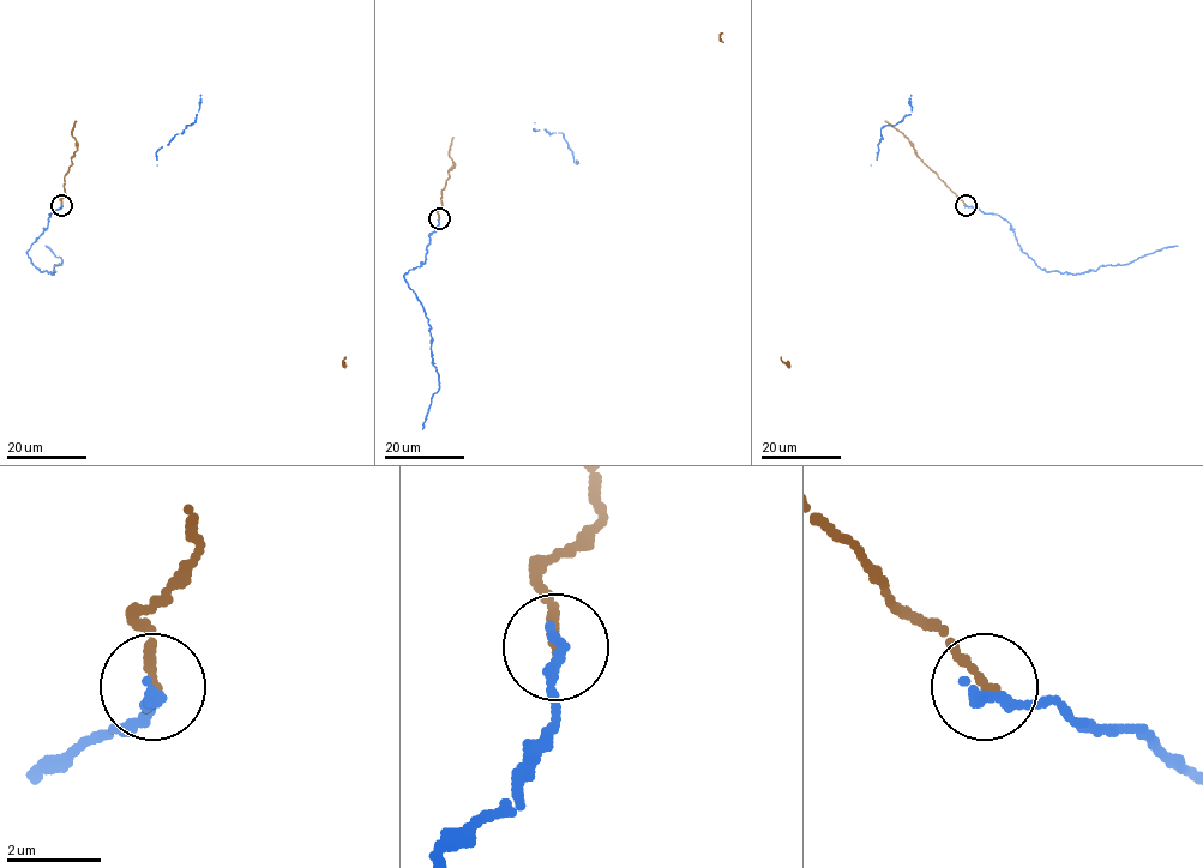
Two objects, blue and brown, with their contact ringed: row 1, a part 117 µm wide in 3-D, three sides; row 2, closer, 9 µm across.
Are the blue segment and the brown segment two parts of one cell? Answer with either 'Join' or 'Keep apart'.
Join

